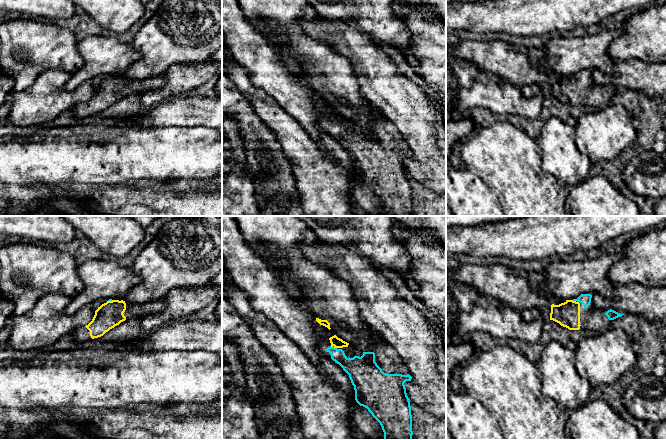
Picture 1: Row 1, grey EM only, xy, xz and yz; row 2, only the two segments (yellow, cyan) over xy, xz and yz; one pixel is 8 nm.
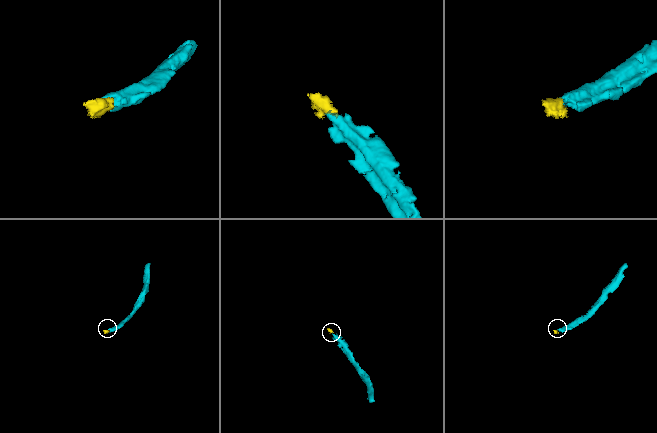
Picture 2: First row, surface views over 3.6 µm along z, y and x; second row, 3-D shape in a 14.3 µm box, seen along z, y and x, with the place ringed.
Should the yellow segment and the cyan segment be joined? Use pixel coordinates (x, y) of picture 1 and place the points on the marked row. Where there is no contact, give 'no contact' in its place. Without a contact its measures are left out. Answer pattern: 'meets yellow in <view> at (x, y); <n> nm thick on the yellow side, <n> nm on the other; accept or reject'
meets yellow in xz at (334, 347); 80 nm thick on the yellow side, 180 nm on the other; accept

